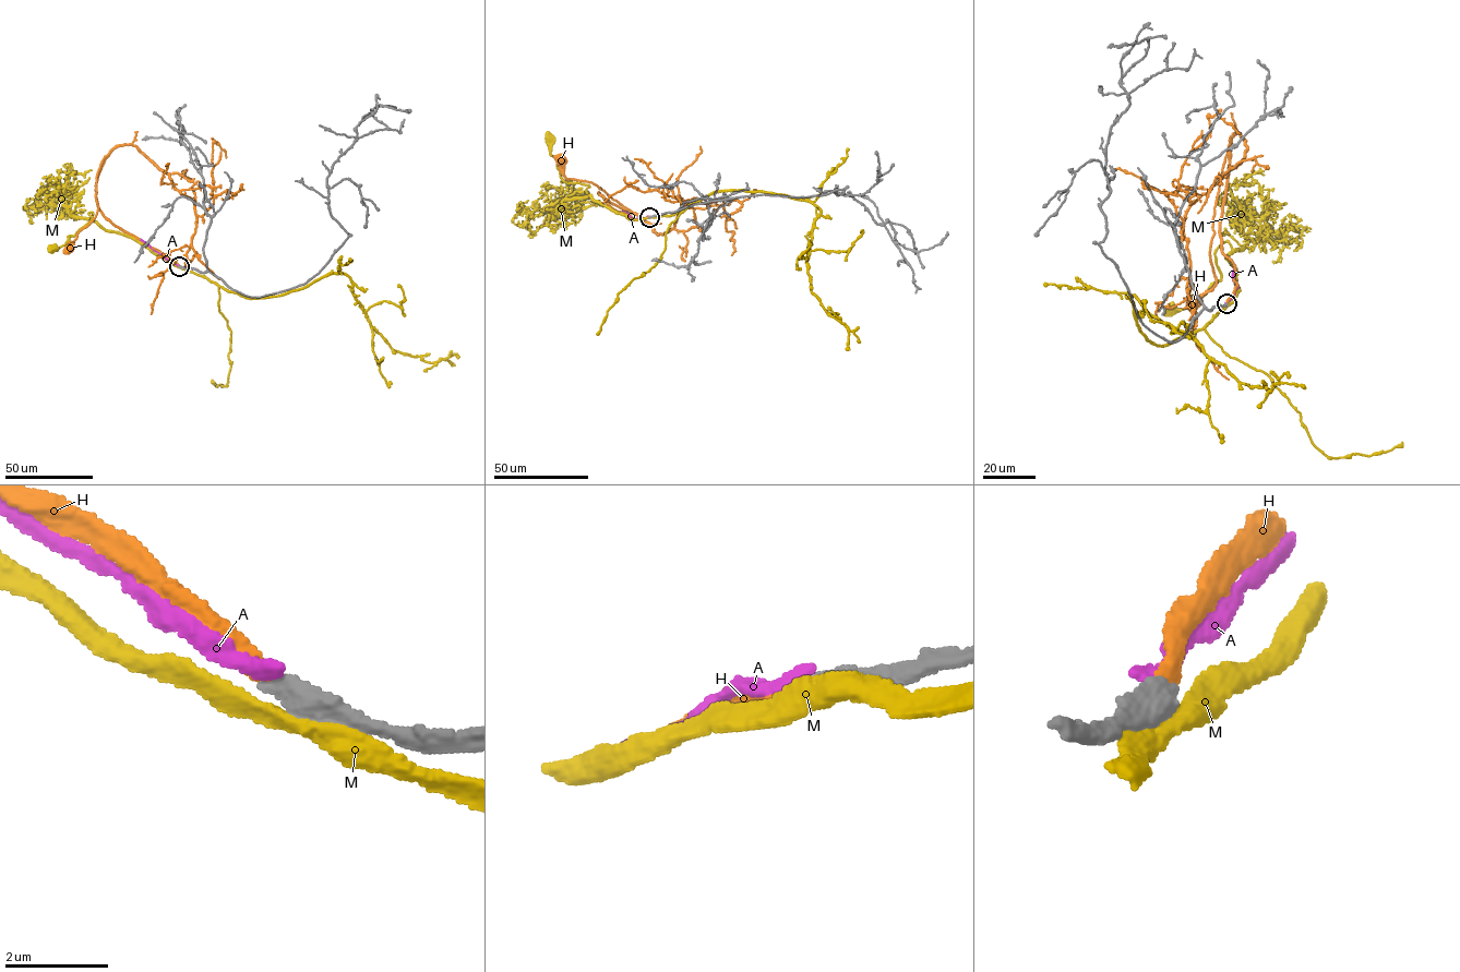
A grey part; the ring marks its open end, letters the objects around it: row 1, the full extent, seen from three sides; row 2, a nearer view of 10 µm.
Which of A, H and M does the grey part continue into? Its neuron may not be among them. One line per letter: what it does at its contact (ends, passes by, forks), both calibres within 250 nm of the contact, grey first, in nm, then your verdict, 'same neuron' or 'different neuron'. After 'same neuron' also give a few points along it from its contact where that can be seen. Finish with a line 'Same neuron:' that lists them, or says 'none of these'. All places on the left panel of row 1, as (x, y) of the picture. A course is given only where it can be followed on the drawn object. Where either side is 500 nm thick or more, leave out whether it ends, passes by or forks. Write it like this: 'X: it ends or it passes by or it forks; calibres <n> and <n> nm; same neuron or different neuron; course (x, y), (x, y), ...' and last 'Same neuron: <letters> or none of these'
A: calibres 500 and 300 nm; different neuron
H: it ends; calibres 480 and 300 nm; same neuron; course (179, 266), (117, 226), (98, 206), (96, 180), (110, 152), (96, 175), (95, 216), (80, 230), (69, 249)
M: it passes by; calibres 440 and 400 nm; different neuron
Same neuron: H

